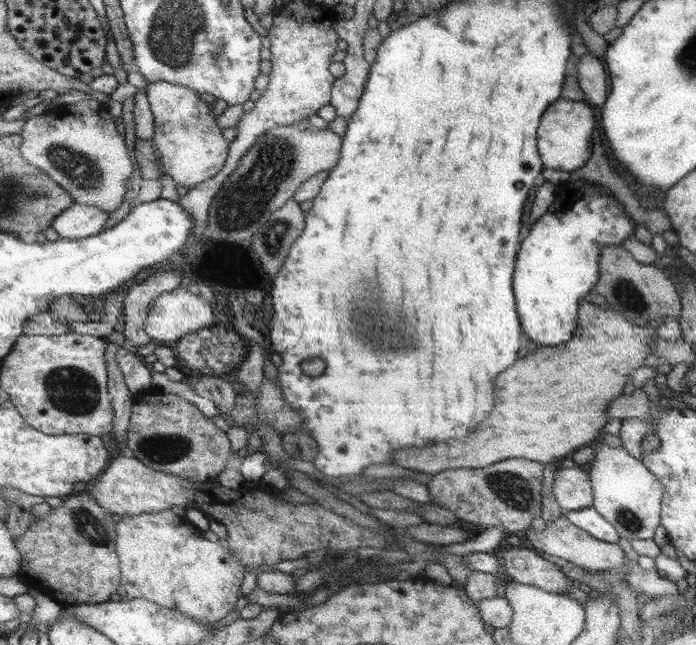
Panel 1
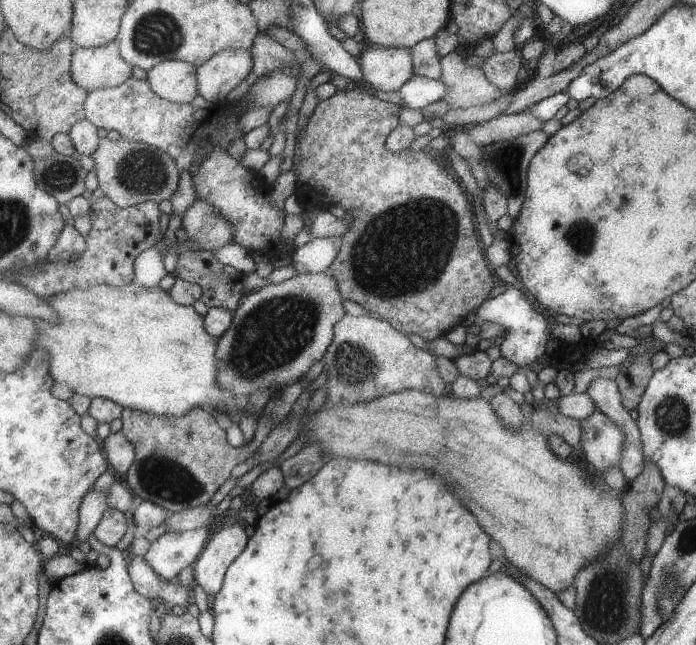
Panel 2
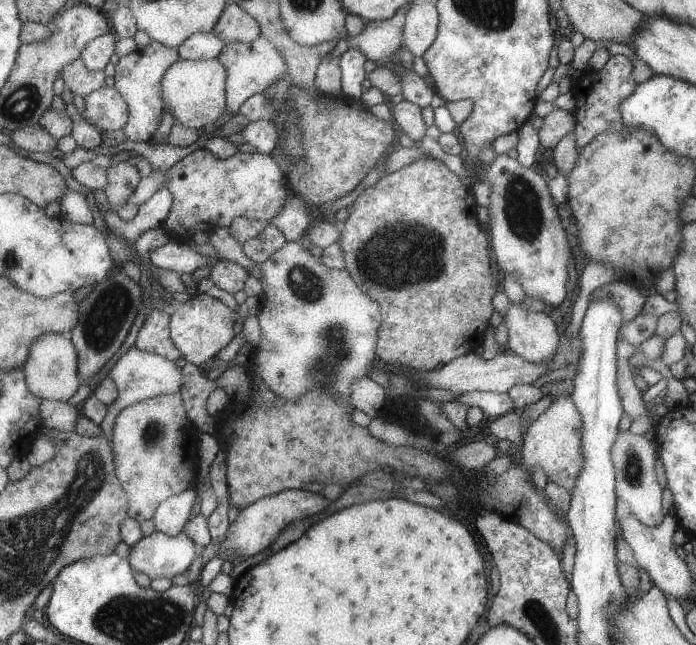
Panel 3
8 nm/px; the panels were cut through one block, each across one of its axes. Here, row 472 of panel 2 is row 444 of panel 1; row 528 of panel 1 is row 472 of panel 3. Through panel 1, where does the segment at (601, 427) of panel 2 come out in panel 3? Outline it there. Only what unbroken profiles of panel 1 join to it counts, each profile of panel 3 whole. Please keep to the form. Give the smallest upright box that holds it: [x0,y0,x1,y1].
[611,430,665,527]

